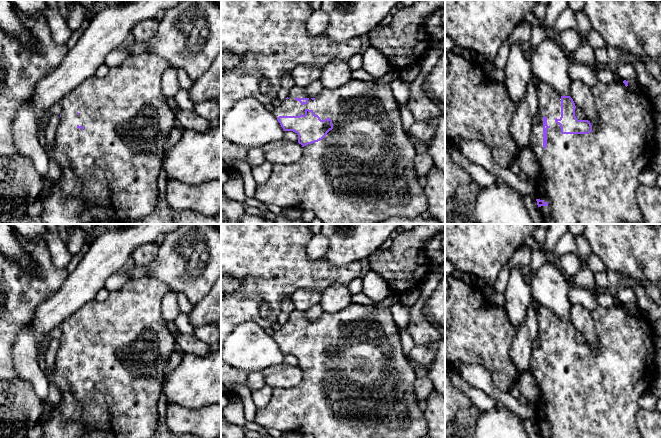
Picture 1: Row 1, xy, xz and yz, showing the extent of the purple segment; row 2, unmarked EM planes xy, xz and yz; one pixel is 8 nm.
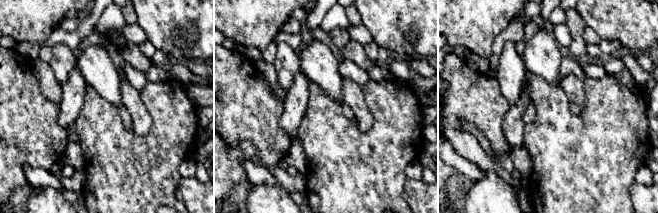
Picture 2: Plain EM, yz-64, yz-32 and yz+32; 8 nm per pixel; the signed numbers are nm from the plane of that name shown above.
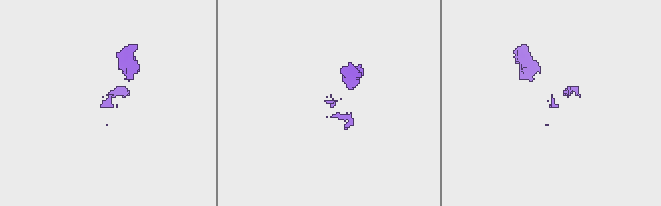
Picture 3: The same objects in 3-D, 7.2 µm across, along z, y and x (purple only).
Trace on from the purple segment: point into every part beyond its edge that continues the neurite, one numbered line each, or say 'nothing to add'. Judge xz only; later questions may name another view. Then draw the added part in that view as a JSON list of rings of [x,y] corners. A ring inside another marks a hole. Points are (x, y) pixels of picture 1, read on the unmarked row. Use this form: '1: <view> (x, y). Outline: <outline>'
1: xz (365, 389). Outline: [[[351,303],[345,309],[337,313],[329,314],[323,312],[322,315],[314,321],[309,320],[305,312],[293,310],[289,313],[288,322],[278,331],[274,331],[272,337],[275,342],[279,340],[299,340],[305,339],[305,334],[309,333],[318,339],[321,344],[330,342],[334,353],[320,365],[308,368],[303,371],[302,381],[289,389],[274,389],[269,404],[263,409],[257,409],[255,422],[265,429],[275,429],[281,432],[295,432],[301,435],[311,434],[314,438],[422,438],[428,434],[428,424],[422,411],[418,408],[418,400],[414,393],[414,382],[417,379],[415,374],[415,365],[410,362],[403,350],[399,328],[395,323],[389,308],[378,309],[374,305],[363,305]]]

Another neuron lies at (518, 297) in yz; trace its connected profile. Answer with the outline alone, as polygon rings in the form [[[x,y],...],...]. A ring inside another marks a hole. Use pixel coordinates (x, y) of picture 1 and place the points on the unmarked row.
[[[513,271],[509,275],[504,295],[506,315],[517,330],[524,322],[528,307],[534,302],[530,283],[525,281],[523,274]]]

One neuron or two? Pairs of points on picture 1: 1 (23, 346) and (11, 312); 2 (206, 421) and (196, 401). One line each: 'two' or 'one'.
1: two
2: two

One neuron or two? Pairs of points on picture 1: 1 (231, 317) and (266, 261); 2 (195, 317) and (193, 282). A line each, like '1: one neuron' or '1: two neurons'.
1: one neuron
2: two neurons

